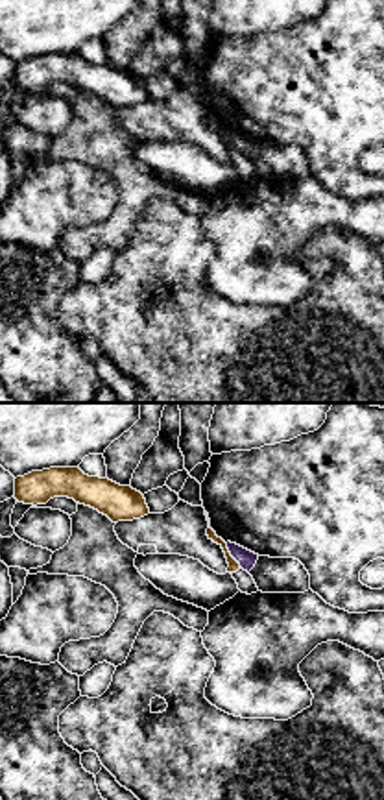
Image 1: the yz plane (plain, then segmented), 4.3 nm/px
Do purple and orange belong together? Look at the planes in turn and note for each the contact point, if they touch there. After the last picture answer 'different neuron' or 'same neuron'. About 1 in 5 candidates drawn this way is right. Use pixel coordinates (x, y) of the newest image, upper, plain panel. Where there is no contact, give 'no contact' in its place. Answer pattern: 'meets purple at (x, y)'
meets purple at (231, 141)

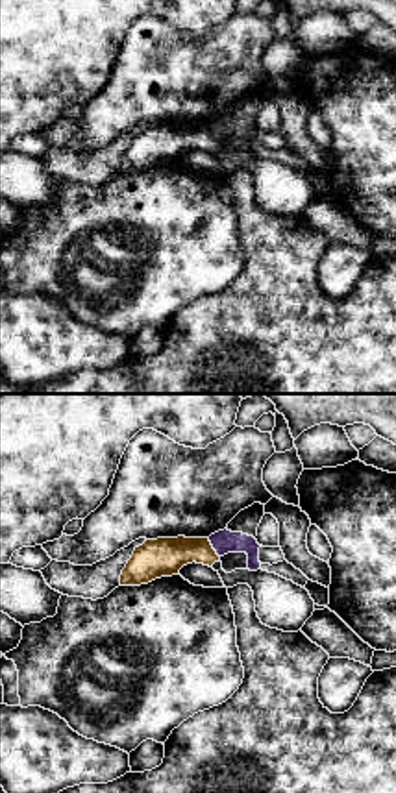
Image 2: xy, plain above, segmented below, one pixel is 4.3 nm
meets purple at (213, 134)

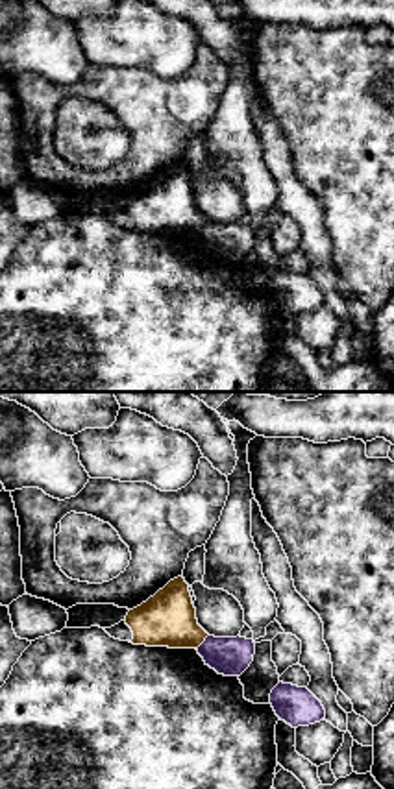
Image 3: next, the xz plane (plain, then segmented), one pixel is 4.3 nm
meets purple at (204, 228)

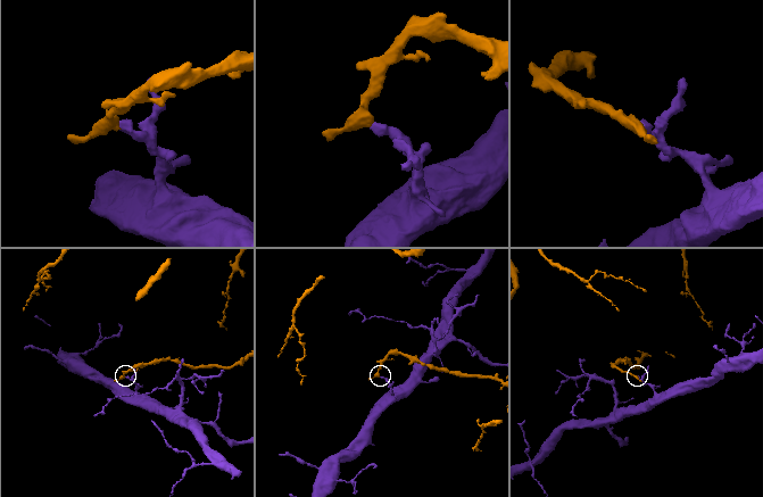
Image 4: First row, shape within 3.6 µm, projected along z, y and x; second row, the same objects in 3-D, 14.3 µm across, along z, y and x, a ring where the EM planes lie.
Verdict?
different neuron

